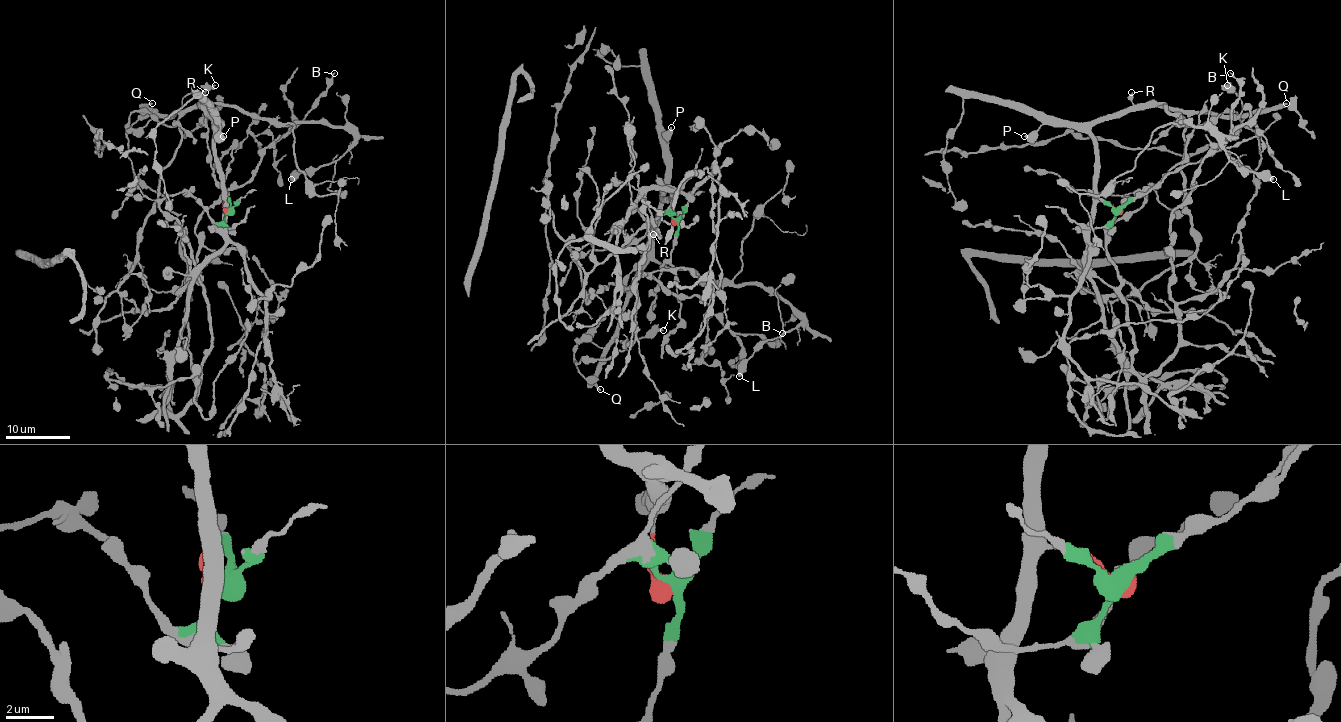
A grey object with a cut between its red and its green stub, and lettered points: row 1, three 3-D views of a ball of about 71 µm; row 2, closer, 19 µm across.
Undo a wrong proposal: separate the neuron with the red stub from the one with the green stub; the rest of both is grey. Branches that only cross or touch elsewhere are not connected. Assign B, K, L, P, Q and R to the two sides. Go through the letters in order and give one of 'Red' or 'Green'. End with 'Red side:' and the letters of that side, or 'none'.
B: Green
K: Red
L: Red
P: Red
Q: Red
R: Red
Red side: K, L, P, Q, R

